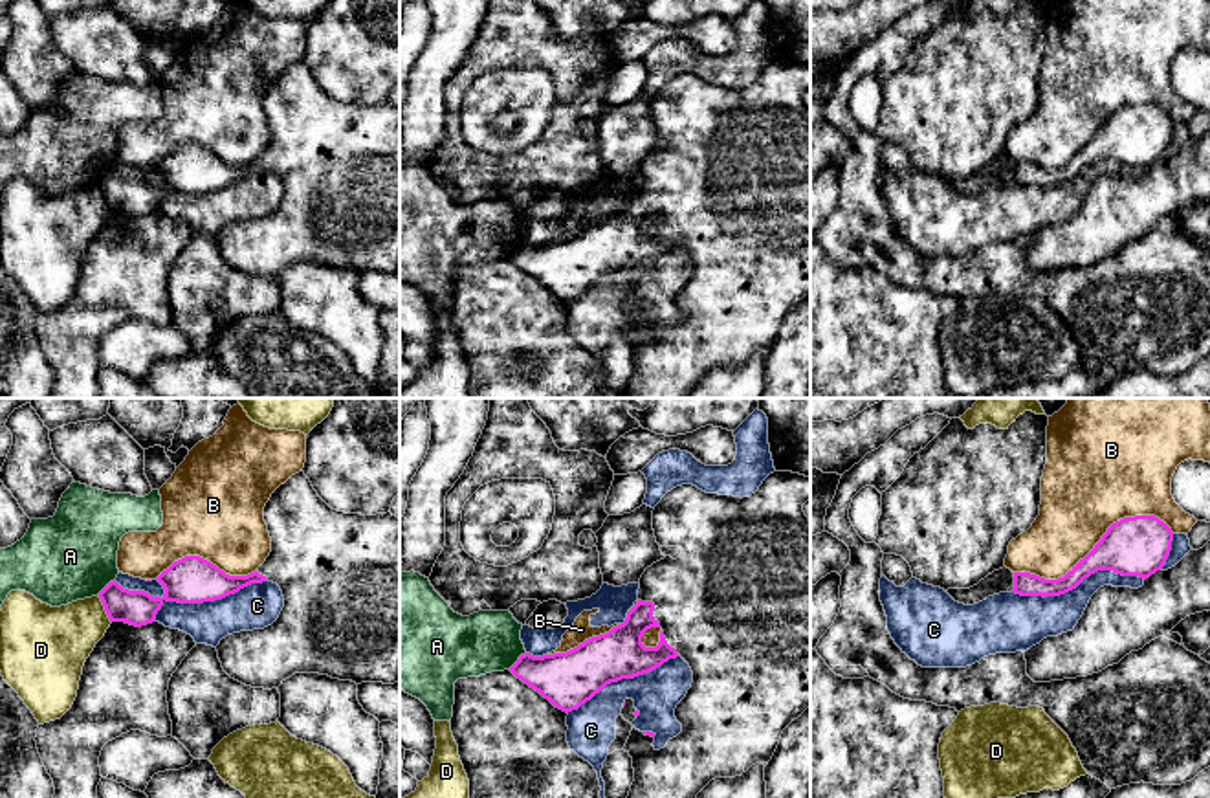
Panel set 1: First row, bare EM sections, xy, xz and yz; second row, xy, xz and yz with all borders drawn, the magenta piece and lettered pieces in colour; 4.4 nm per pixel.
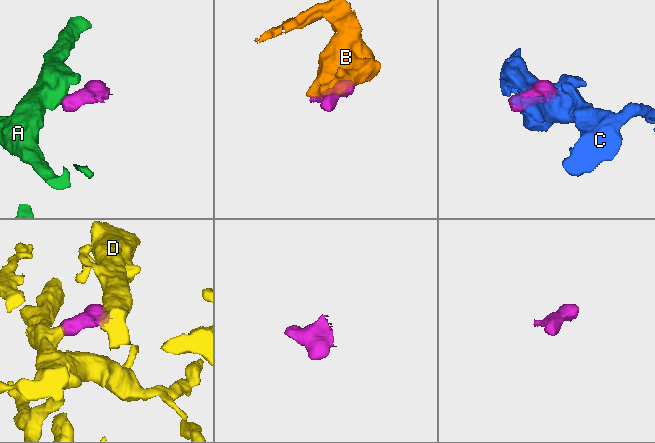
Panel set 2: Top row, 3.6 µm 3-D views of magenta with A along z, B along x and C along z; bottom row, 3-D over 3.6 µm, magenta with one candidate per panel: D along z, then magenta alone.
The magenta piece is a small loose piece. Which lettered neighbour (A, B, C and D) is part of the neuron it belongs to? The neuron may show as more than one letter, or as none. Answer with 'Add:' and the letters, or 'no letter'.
Add: no letter

